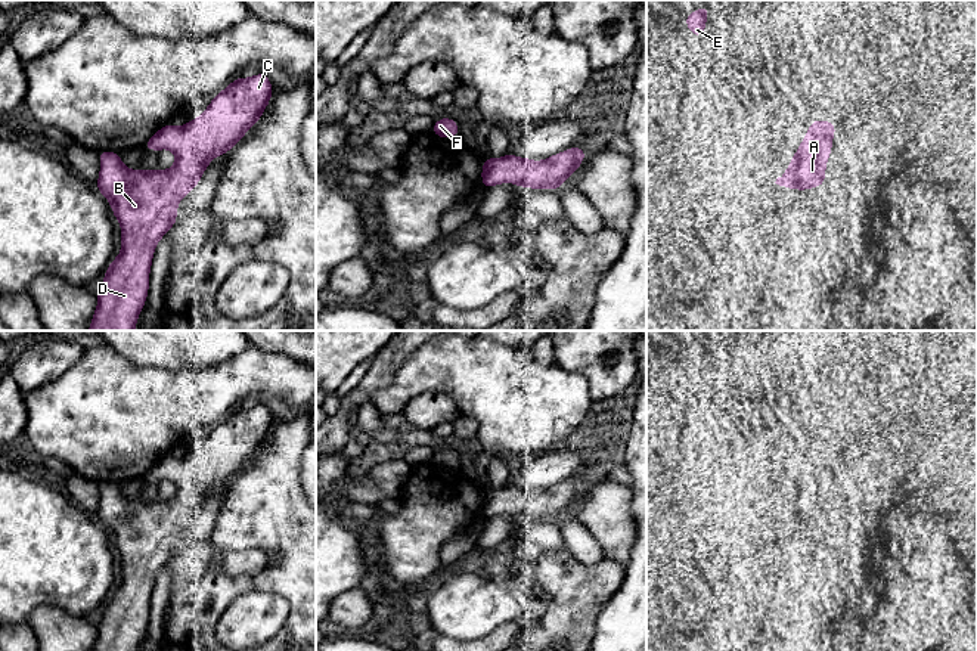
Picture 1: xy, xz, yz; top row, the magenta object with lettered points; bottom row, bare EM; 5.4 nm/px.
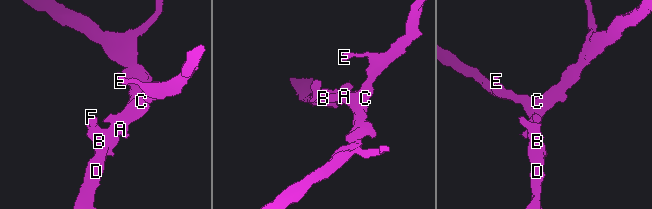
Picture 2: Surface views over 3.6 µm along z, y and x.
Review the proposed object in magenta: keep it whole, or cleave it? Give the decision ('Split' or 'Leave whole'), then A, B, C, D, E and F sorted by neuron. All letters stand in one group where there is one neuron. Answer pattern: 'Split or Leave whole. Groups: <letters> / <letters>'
Leave whole. Groups: A B C D E F

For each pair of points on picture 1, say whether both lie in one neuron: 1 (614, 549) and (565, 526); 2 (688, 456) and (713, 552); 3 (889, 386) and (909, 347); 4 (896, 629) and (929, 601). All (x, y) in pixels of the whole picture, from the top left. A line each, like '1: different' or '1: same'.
1: different
2: same
3: different
4: same

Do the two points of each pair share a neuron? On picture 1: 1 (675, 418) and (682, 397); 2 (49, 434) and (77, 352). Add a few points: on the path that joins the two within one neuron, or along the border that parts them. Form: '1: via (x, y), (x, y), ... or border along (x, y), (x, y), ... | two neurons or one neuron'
1: border along (672, 394), (684, 406) | two neurons
2: border along (86, 349), (61, 375), (45, 384) | two neurons

